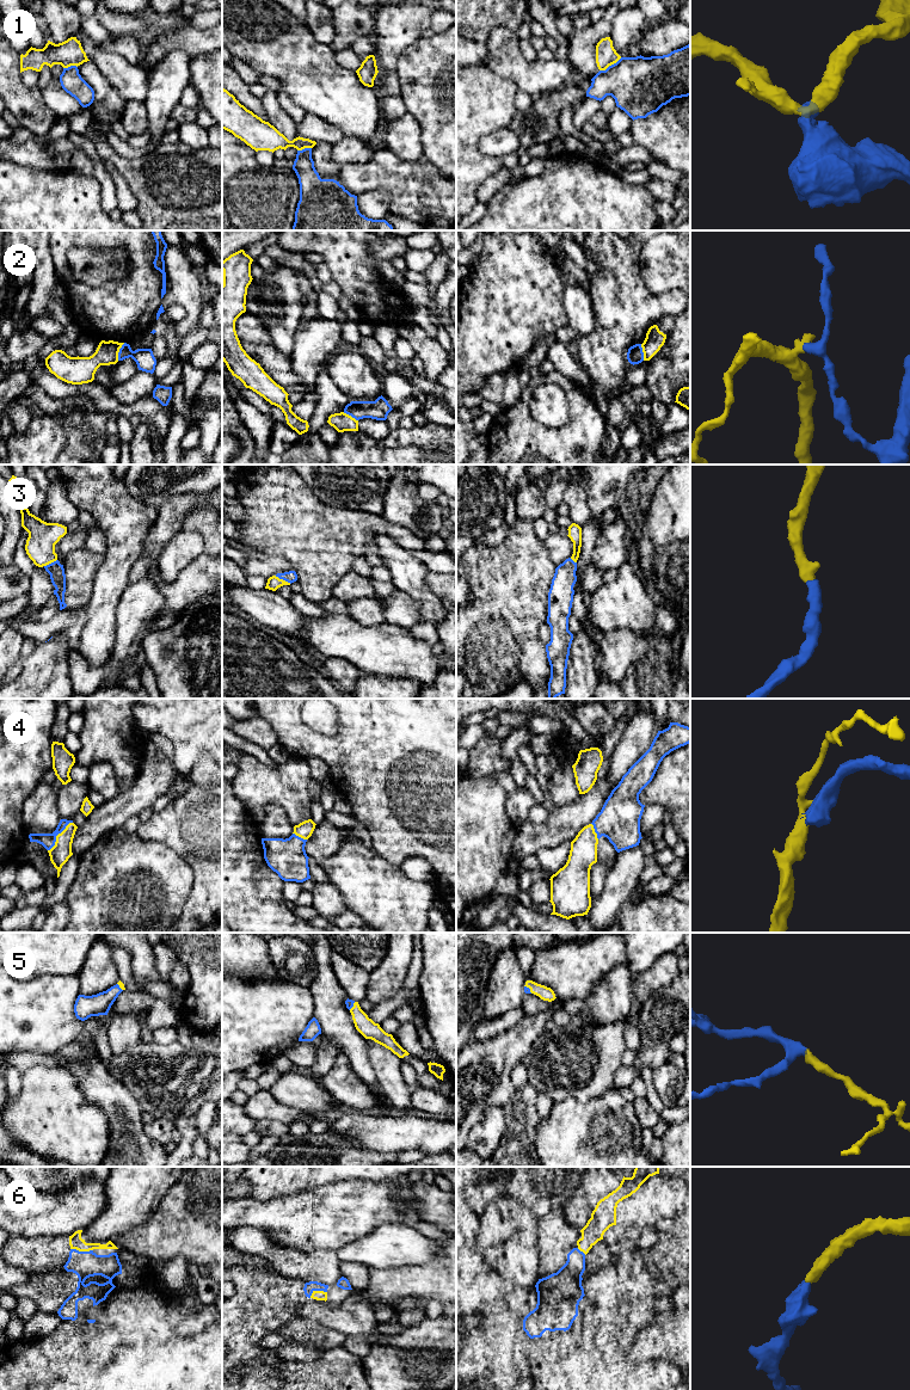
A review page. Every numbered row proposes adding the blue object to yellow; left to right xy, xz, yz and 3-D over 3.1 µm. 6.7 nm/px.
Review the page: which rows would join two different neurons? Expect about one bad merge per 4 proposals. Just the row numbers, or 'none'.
1, 2

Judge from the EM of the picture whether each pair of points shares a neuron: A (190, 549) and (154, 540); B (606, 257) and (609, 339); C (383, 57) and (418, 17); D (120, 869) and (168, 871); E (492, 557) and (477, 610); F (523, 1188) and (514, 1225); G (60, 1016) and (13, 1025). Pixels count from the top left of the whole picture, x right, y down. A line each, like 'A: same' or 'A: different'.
A: different
B: same
C: same
D: same
E: same
F: different
G: same

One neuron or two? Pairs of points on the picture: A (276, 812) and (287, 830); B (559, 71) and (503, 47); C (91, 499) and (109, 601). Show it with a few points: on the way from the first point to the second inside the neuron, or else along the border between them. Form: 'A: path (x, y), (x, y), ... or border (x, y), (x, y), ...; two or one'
A: path (276, 817), (282, 825); one
B: path (545, 71), (527, 71), (517, 61); one
C: path (116, 524), (116, 569), (114, 576); one

